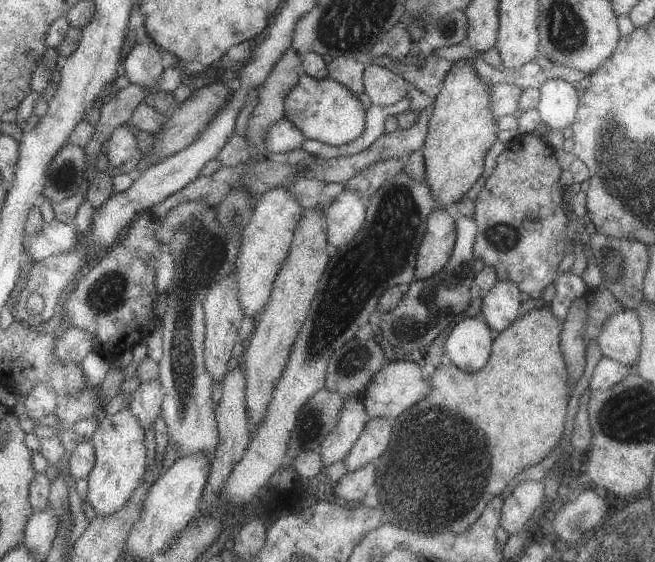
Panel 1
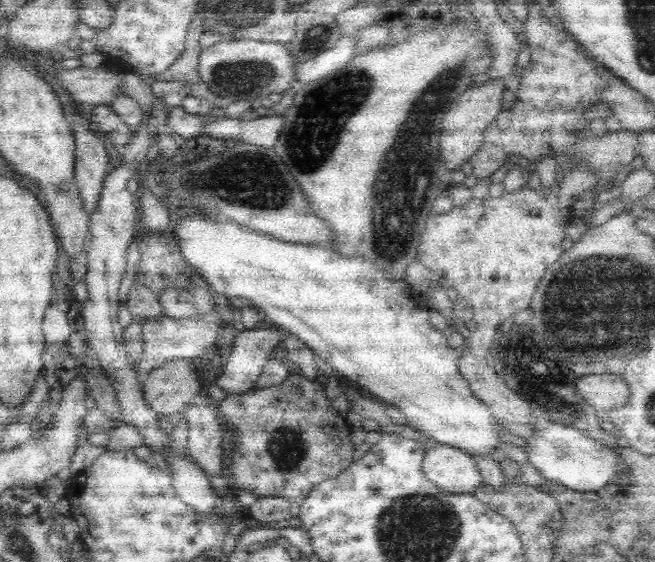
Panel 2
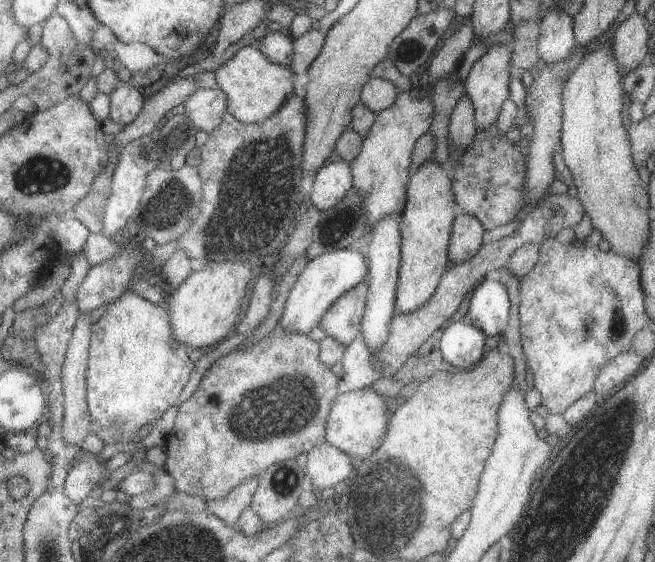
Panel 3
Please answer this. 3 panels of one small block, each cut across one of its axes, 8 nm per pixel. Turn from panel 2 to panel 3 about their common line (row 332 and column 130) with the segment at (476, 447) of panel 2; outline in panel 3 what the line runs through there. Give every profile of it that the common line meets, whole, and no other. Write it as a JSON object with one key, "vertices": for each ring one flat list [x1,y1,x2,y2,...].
{"vertices":[[127,288,91,326,85,374,87,412,91,418,89,428,103,446,121,442,131,448,143,428,155,424,167,408,181,402,179,394,193,372,189,360,193,350,173,338,169,320,165,304,149,304]]}

